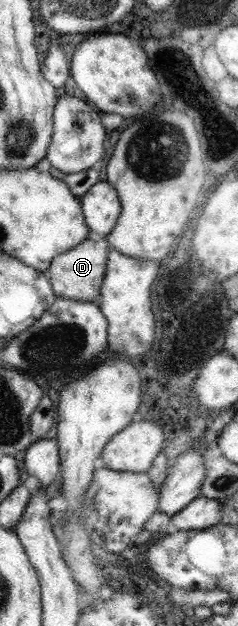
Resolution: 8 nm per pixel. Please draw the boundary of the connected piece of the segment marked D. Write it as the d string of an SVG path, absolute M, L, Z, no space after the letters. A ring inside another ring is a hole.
M83 239L77 245L53 257L45 275L50 282L54 297L98 304L99 289L105 275L108 244L106 239Z

